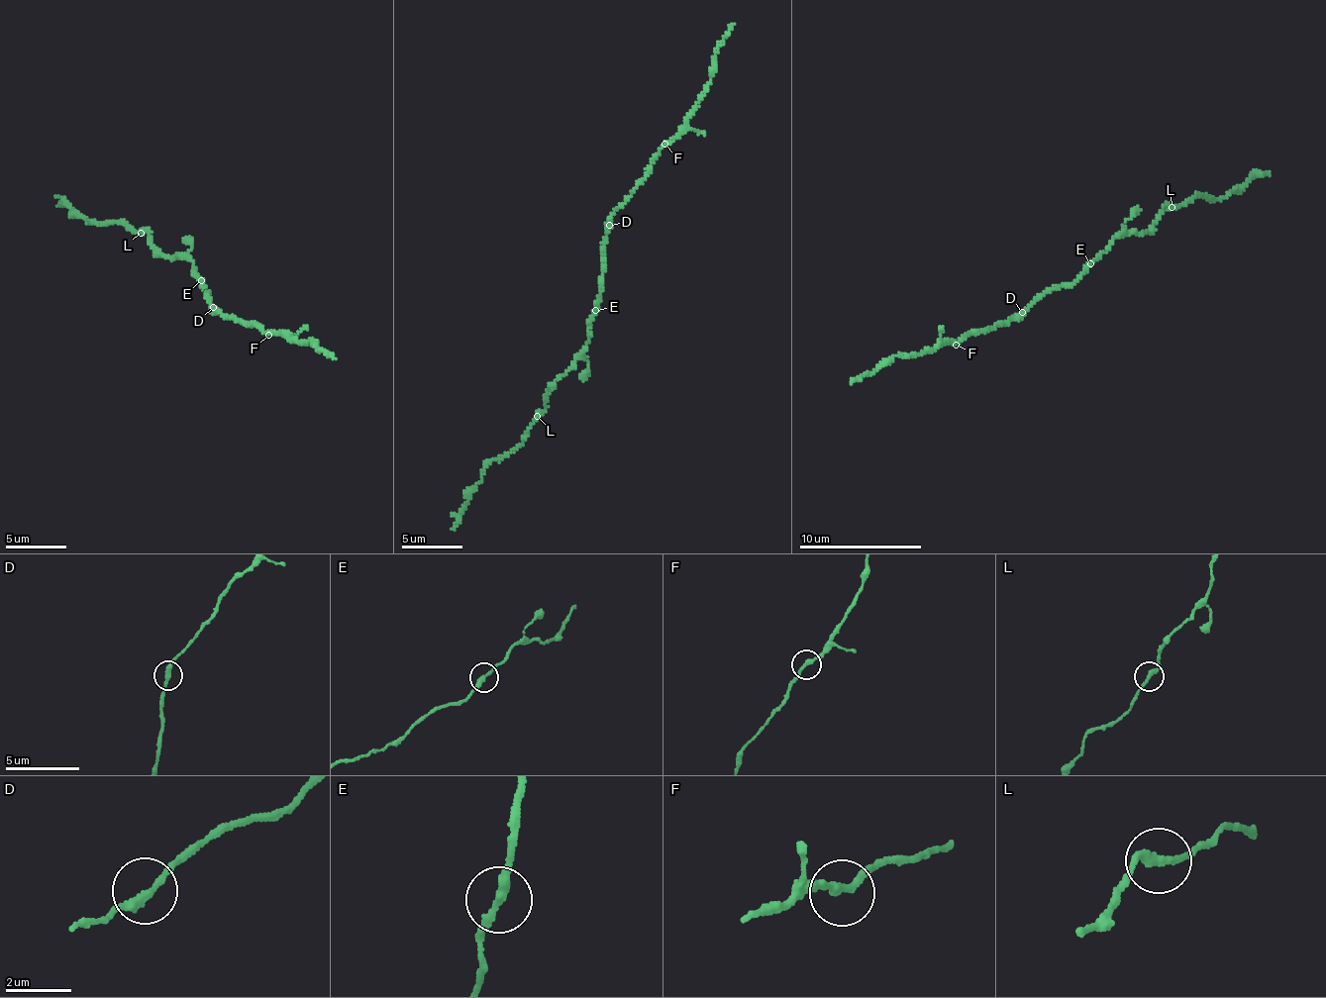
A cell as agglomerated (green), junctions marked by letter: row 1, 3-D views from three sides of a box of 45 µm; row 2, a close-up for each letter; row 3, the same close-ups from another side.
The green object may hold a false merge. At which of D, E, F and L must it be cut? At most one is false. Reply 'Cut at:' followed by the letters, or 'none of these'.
Cut at: none of these

